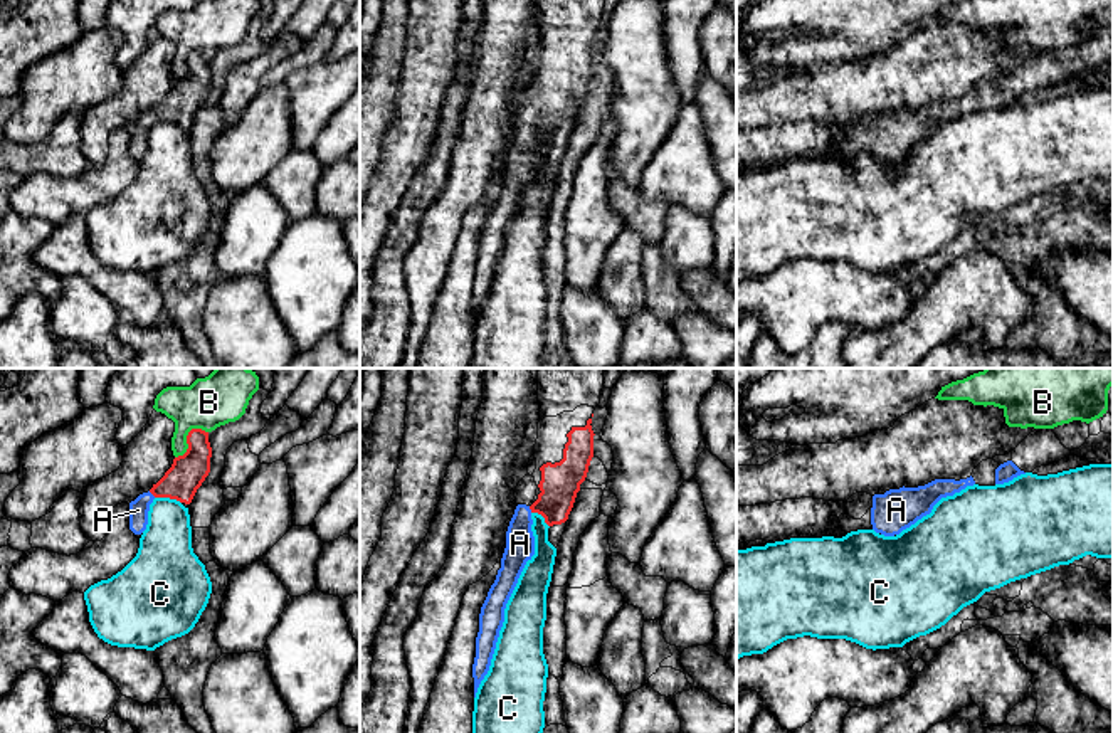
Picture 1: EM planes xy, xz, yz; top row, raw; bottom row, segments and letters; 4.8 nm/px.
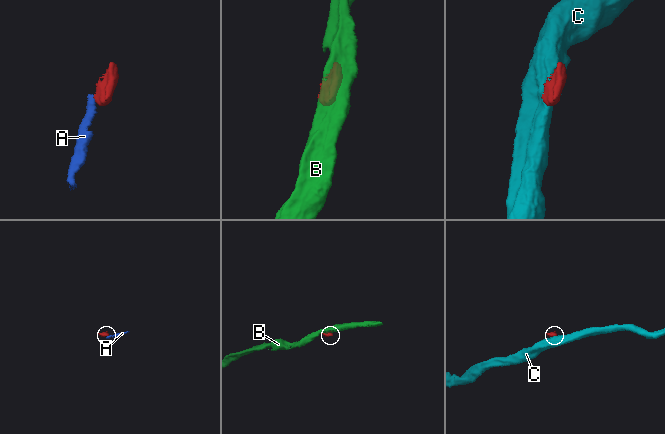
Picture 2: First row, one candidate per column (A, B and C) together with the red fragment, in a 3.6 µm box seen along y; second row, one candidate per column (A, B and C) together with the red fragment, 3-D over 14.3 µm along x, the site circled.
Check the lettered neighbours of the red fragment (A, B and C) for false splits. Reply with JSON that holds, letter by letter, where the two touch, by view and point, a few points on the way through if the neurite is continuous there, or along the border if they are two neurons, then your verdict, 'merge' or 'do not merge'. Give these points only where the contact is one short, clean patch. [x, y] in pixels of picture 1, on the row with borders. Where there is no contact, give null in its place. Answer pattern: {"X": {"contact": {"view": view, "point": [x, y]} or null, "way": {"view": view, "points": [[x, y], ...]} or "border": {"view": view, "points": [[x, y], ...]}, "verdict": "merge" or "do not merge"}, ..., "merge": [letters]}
{"A": {"contact": {"view": "xy", "point": [152, 493]}, "way": {"view": "xy", "points": [[187, 473], [175, 485], [152, 493], [138, 510]]}, "verdict": "merge"}, "B": {"contact": {"view": "xy", "point": [187, 437]}, "verdict": "do not merge"}, "C": {"contact": {"view": "xy", "point": [168, 496]}, "border": {"view": "xy", "points": [[155, 496], [175, 498], [180, 503]]}, "verdict": "do not merge"}, "merge": ["A"]}

